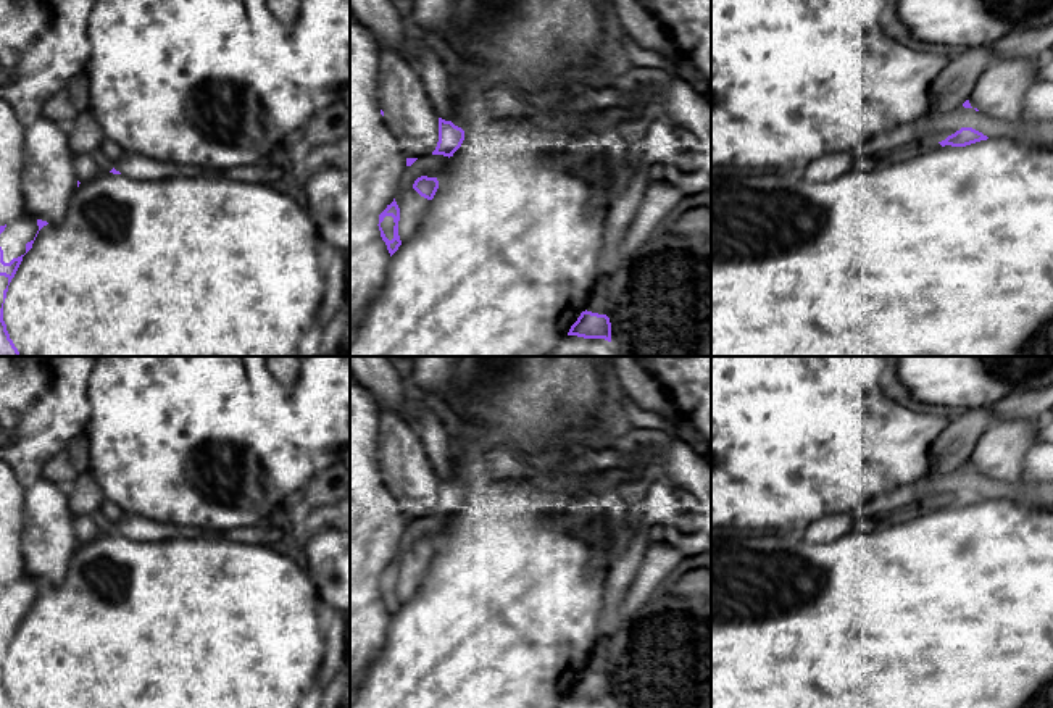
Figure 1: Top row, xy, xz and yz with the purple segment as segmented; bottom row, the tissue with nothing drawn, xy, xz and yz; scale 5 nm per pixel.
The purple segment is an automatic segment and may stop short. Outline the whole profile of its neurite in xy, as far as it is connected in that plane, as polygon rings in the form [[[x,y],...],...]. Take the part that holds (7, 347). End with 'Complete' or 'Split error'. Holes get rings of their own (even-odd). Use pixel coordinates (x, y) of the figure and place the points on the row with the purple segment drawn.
[[[3,303],[0,308],[0,356],[21,356],[6,331],[6,324],[3,321]]]. Complete

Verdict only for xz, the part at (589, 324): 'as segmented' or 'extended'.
as segmented

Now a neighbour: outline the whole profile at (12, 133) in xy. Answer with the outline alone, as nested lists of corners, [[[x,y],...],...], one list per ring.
[[[0,100],[0,226],[24,216],[23,171],[26,168],[26,126],[13,106]]]

